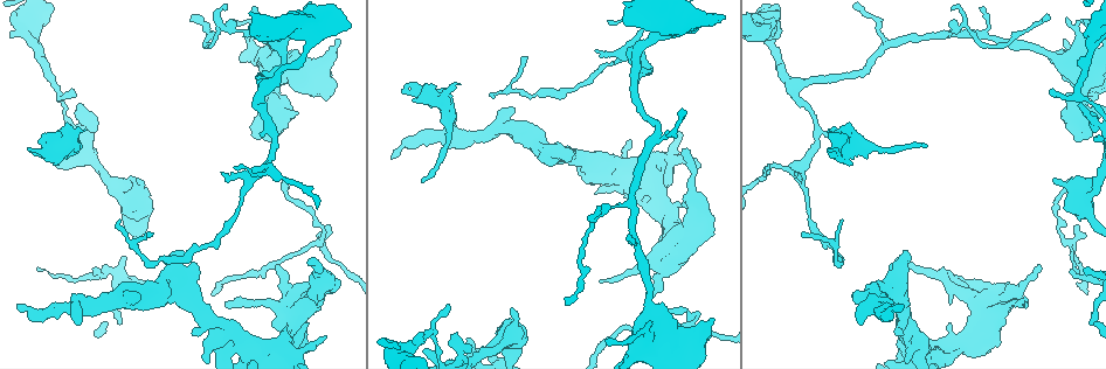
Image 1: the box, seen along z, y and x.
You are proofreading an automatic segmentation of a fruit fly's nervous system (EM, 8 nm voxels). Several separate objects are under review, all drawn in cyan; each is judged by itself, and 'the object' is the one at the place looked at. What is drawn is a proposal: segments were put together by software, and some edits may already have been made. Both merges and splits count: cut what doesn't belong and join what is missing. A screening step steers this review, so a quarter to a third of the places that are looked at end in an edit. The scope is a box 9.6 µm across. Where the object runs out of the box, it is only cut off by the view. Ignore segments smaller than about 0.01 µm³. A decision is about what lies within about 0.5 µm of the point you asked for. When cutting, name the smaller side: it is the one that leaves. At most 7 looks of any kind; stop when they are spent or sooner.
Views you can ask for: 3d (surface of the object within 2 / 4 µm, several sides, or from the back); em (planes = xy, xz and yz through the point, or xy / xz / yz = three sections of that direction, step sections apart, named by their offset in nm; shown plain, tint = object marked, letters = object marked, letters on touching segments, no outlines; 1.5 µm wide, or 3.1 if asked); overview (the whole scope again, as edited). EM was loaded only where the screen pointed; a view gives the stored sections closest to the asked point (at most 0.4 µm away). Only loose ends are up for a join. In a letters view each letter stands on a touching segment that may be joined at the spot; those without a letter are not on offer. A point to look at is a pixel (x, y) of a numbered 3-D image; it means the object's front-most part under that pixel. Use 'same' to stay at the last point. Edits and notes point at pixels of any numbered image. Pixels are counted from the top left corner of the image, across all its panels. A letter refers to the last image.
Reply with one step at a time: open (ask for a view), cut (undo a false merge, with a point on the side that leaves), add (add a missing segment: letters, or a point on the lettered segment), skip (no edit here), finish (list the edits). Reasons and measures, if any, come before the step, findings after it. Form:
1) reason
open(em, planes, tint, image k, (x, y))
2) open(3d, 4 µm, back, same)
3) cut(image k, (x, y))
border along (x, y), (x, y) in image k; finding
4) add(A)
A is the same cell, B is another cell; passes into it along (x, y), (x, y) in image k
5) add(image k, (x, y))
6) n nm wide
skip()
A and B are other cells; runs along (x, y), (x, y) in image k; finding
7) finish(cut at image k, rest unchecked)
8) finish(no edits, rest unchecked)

free end
open(3d, 2 µm, image 1, (831, 149))

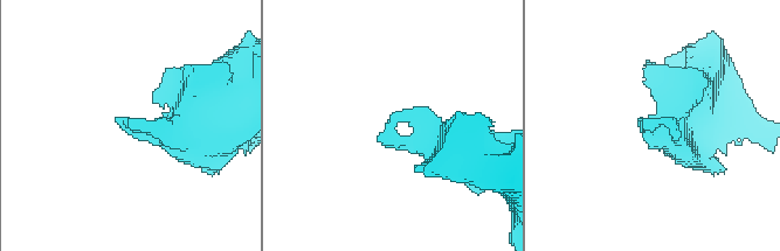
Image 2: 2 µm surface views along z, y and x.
now the EM
open(em, planes, letters, image 2, (654, 118))

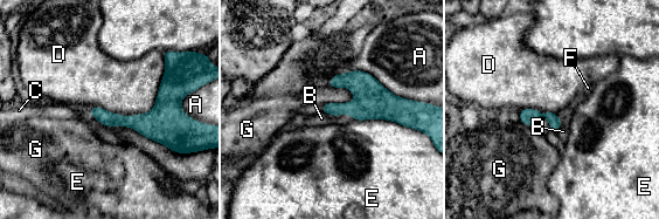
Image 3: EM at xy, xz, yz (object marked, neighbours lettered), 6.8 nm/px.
D touches over 650 nm
skip()
A, B, C, D, E, F and G are other cells; border along (165, 55), (148, 111), (89, 110) in image 3; none of them fits

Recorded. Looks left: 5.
branch stops here
open(em, xz, step 4, tint, image 1, (392, 156))

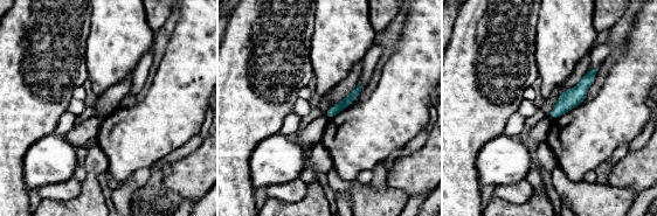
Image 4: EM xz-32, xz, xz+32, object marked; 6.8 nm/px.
another direction
open(em, planes, letters, same)

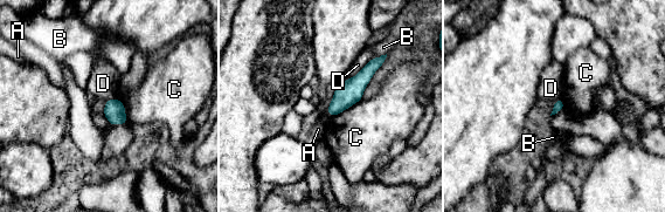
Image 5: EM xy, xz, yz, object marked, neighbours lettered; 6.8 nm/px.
skip()
A, B, C and D are other cells; runs along (380, 60), (332, 113) in image 5; no lettered segment goes on from it

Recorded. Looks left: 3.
an open end
open(em, yz, step 8, tint, image 1, (927, 146))

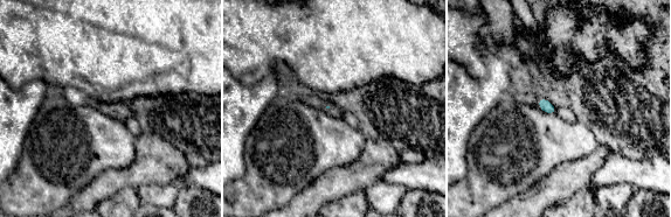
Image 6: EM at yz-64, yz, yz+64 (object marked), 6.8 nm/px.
open(em, planes, letters, same)

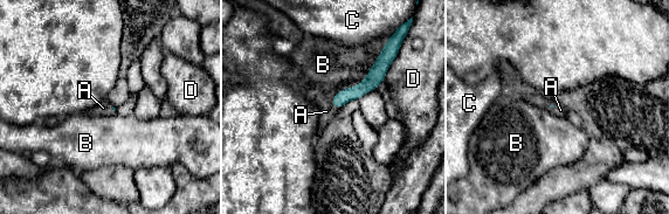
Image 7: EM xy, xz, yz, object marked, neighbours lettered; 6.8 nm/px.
add(A)
A is the same cell, B, C and D are other cells; passes into it along (342, 97), (332, 104), (326, 111) in image 7; the cell continues

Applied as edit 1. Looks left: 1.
finish(add at image 7, rest unchecked)

